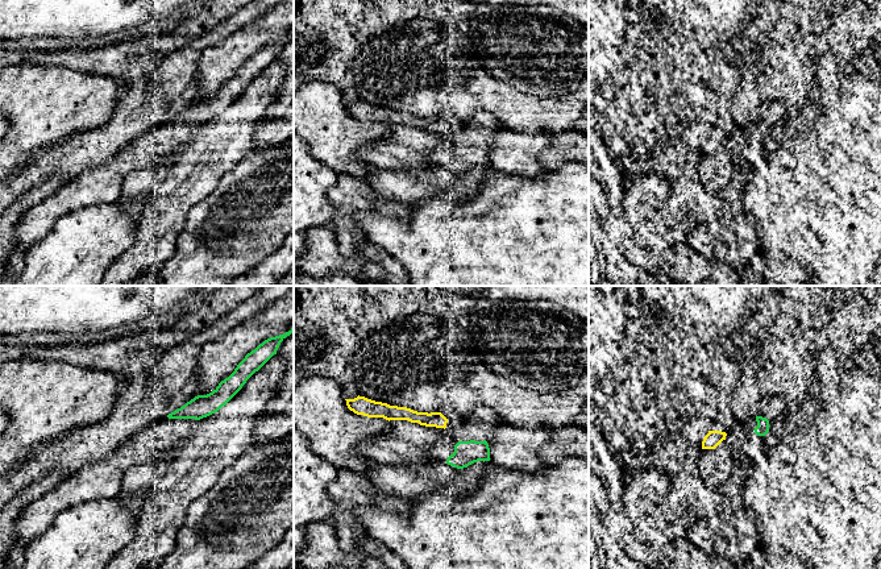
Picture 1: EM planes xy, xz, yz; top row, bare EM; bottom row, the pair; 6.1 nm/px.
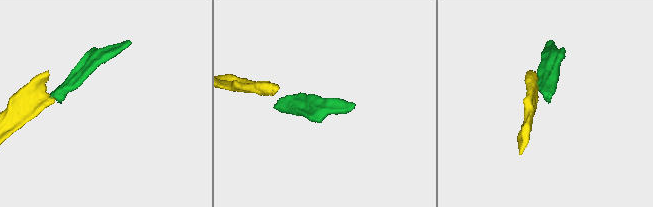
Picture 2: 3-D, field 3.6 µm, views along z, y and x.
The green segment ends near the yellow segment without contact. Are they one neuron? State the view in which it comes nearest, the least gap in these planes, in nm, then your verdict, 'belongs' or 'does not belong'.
xz | 120 nm | does not belong

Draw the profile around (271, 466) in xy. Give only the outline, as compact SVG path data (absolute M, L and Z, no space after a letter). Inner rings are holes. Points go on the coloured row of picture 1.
M294 433L267 445L252 447L232 466L225 468L213 486L200 498L192 501L187 510L187 522L179 529L174 551L162 561L147 564L154 569L244 569L255 562L262 555L277 547L283 536L294 527Z

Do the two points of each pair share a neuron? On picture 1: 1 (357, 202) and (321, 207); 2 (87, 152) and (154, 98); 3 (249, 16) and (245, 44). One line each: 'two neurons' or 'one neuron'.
1: two neurons
2: one neuron
3: two neurons

